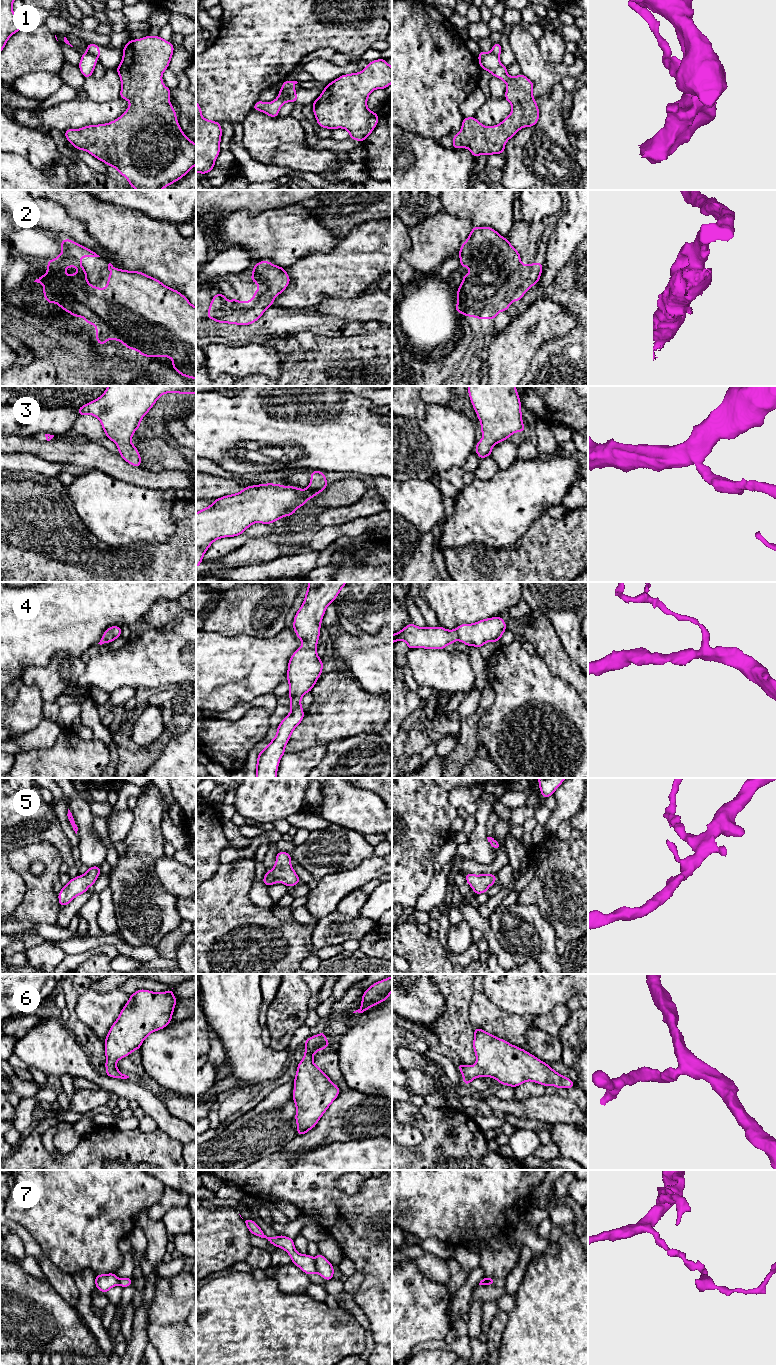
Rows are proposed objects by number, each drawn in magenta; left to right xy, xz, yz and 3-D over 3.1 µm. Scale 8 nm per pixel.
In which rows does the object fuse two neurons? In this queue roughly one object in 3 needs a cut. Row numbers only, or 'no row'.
1, 7

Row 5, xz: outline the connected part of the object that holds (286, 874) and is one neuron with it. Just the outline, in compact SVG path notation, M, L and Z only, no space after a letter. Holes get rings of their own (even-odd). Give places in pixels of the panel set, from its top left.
M285 851L278 852L276 862L272 870L266 871L263 877L263 884L266 886L282 882L285 886L295 886L300 878L291 866L291 855Z

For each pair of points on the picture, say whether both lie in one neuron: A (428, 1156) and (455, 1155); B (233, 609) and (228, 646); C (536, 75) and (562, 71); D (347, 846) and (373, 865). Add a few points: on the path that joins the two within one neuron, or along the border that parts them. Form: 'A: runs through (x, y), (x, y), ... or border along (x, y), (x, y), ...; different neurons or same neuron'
A: runs through (435, 1156), (448, 1156); same neuron
B: border along (206, 630), (214, 630), (227, 636), (253, 636); different neurons
C: runs through (542, 74), (556, 72); same neuron
D: border along (373, 854), (354, 867), (344, 870); different neurons

